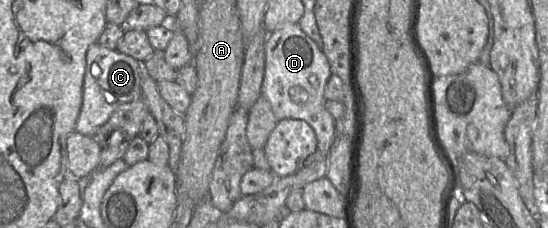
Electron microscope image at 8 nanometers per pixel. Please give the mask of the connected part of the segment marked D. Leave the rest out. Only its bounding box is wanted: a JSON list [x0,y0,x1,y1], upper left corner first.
[261,23,335,183]

